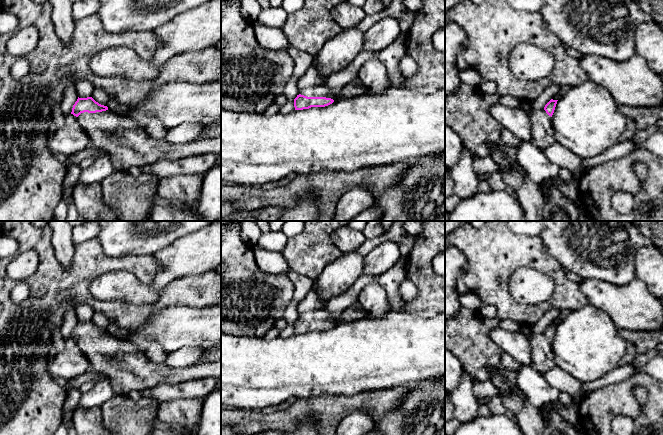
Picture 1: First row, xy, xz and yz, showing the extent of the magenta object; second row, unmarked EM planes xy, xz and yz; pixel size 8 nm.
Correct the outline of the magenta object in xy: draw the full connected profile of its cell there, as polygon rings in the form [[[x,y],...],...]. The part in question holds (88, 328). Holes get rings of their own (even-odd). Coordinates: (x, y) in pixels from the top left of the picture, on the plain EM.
[[[78,321],[71,338],[77,341],[77,347],[89,360],[91,369],[109,377],[115,392],[123,396],[127,396],[133,390],[145,391],[161,383],[177,384],[202,378],[221,377],[221,360],[195,363],[183,368],[172,368],[165,363],[156,364],[151,362],[146,354],[131,350],[120,337],[109,334],[107,330],[99,328],[92,321]]]

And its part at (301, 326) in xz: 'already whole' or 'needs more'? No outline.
needs more

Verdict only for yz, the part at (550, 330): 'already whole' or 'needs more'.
needs more

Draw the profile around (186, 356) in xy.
[[[182,347],[167,355],[165,364],[172,368],[183,368],[197,363],[205,354],[205,350]]]

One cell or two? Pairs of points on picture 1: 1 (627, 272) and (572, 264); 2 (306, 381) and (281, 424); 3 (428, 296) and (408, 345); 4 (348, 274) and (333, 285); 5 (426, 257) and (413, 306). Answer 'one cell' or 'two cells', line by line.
1: one cell
2: two cells
3: two cells
4: one cell
5: one cell

